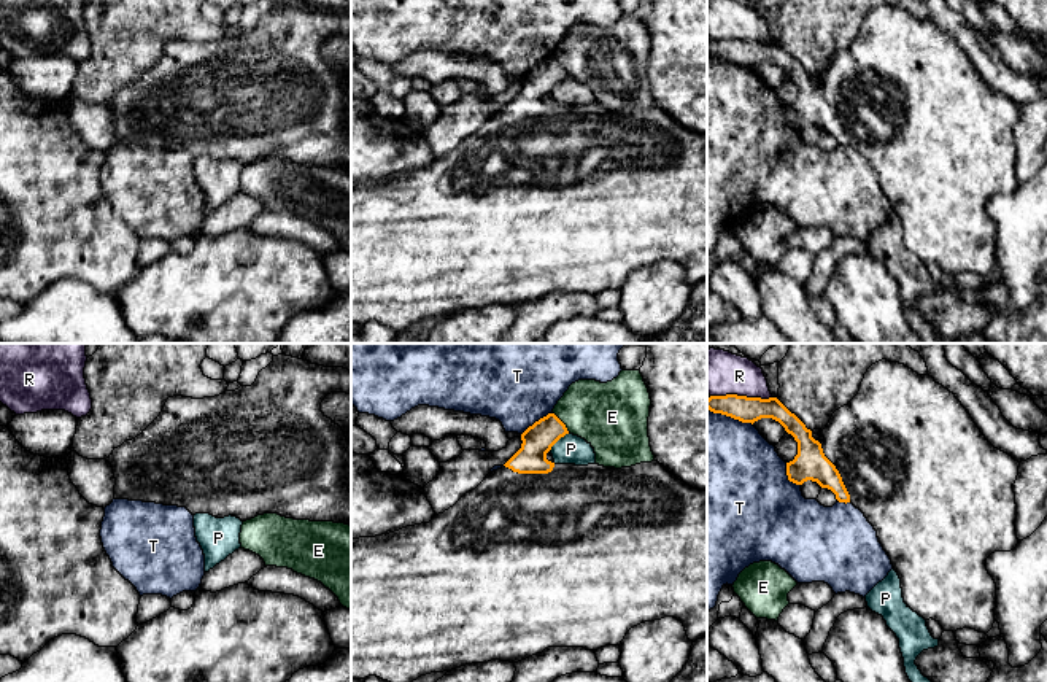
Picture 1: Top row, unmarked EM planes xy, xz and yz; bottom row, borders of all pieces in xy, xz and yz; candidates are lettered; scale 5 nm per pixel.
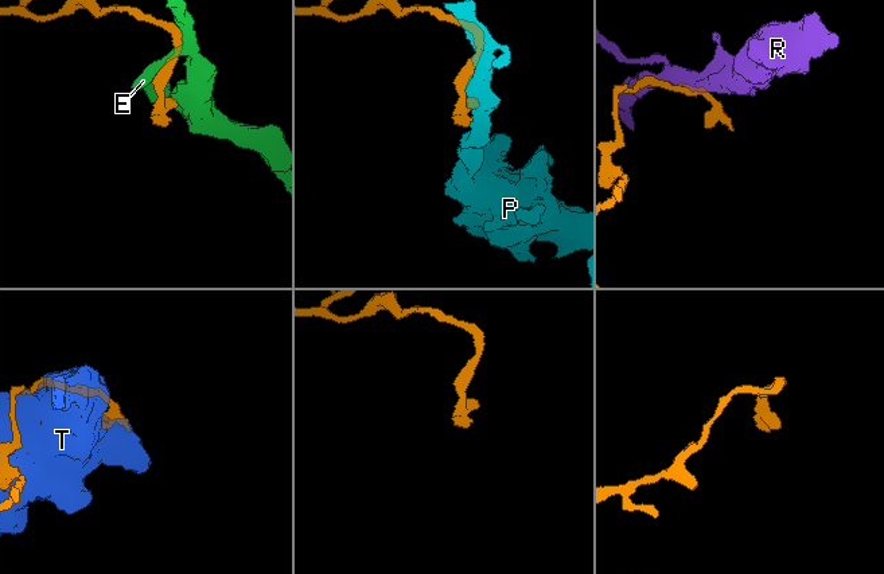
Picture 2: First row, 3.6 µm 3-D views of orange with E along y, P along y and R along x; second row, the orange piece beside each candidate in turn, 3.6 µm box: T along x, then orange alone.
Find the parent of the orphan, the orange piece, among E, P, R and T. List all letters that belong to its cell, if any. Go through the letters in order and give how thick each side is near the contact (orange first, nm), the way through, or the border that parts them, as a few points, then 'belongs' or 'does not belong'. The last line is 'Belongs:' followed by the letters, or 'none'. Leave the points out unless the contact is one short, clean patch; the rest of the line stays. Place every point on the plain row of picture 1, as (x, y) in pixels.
E: calibres 160 and 340 nm; does not belong
P: calibres 160 and 150 nm; does not belong
R: calibres 130 and 200 nm; does not belong
T: calibres 160 and 360 nm; does not belong
Belongs: none

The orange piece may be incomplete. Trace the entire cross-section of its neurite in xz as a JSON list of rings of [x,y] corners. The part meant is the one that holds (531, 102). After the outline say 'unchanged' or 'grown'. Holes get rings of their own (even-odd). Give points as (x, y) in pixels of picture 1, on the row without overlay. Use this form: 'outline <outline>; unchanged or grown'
outline [[[548,57],[521,78],[521,92],[500,113],[489,116],[475,134],[429,167],[351,183],[351,323],[377,320],[402,332],[431,316],[491,304],[518,307],[548,291],[583,291],[596,296],[605,289],[620,289],[631,272],[664,261],[680,264],[693,286],[707,280],[707,135],[678,124],[658,105],[621,113],[548,105],[547,97],[566,78],[566,68],[554,57]]]; grown

